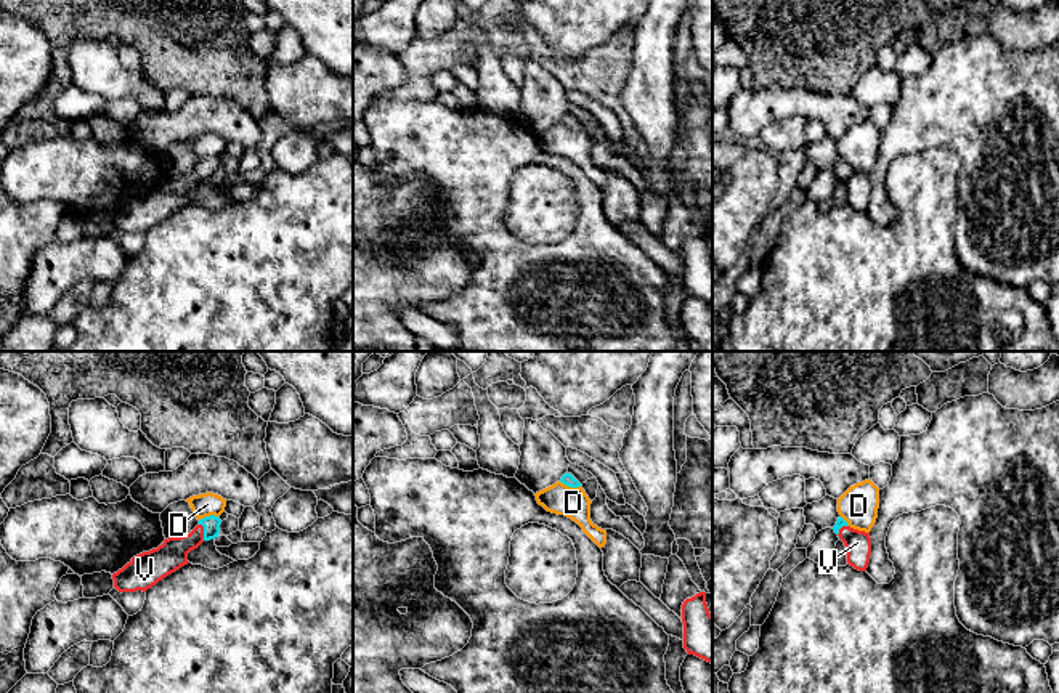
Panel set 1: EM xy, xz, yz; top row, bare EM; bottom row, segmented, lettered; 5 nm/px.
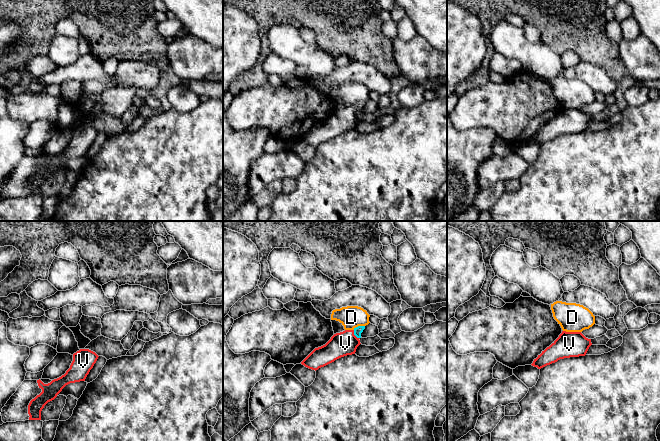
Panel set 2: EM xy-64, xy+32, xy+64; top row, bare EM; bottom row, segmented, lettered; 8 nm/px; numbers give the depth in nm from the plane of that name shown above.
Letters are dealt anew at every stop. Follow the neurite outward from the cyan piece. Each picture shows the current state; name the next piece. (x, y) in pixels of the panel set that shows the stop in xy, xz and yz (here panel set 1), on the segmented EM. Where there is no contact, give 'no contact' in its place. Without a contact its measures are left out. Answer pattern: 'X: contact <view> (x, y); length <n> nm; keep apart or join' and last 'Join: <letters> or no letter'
D: contact xz (572, 486); length 120 nm; keep apart
V: contact xy (204, 531); length 90 nm; join
Join: V

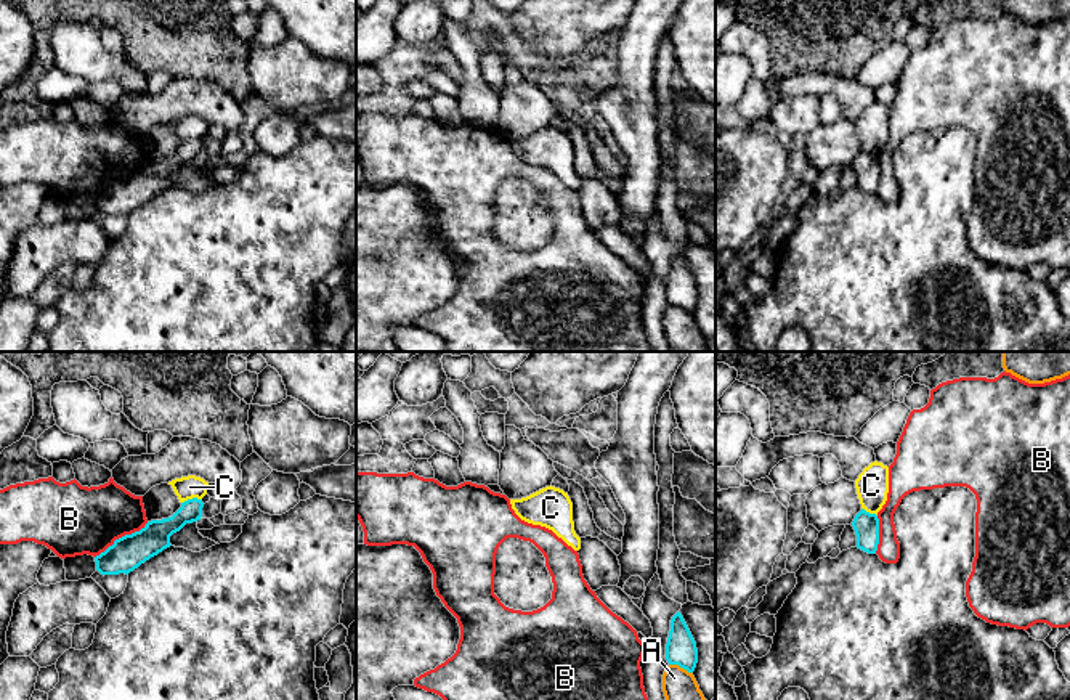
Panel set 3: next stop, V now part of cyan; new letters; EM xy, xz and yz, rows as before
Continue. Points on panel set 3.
A: contact xz (680, 667); length 130 nm; keep apart
B: contact xy (119, 538); length 300 nm; keep apart
C: contact xy (193, 498); length 110 nm; keep apart
Join: no letter

